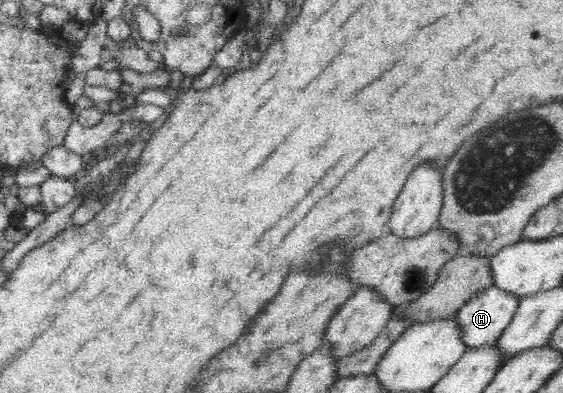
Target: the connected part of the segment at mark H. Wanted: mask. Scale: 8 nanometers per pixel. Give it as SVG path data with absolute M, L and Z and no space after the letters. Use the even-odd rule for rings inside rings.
M494 286L484 288L483 291L477 292L452 316L457 324L462 344L467 349L493 346L500 333L510 324L518 303L518 298Z

